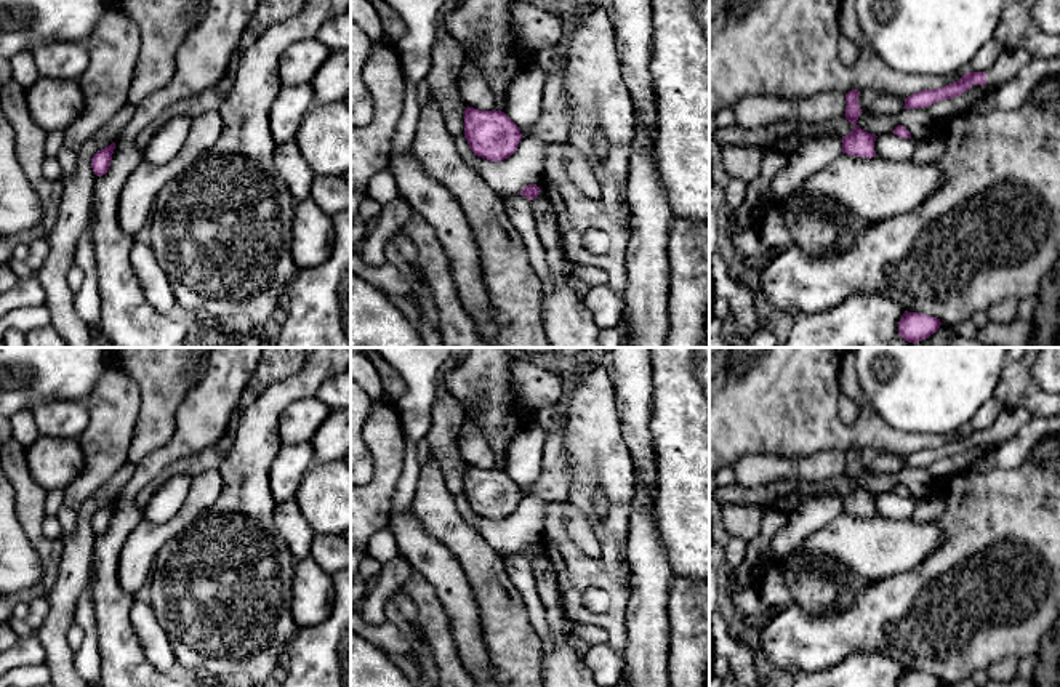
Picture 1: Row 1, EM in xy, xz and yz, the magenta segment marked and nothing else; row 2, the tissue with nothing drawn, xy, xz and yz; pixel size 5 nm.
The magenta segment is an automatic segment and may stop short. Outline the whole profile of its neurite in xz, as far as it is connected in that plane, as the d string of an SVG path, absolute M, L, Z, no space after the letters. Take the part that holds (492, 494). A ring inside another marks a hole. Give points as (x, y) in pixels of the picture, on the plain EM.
M466 466L464 496L474 514L490 520L511 516L522 498L520 487L501 469Z

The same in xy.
M112 501L110 504L98 509L93 514L93 517L91 517L91 527L93 527L96 535L102 535L102 533L107 532L107 528L110 525L114 508L115 508L115 501Z

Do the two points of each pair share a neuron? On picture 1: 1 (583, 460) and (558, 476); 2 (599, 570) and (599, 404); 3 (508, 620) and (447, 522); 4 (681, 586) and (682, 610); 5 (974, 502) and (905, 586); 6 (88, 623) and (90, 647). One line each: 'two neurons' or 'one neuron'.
1: two neurons
2: one neuron
3: one neuron
4: one neuron
5: one neuron
6: one neuron

